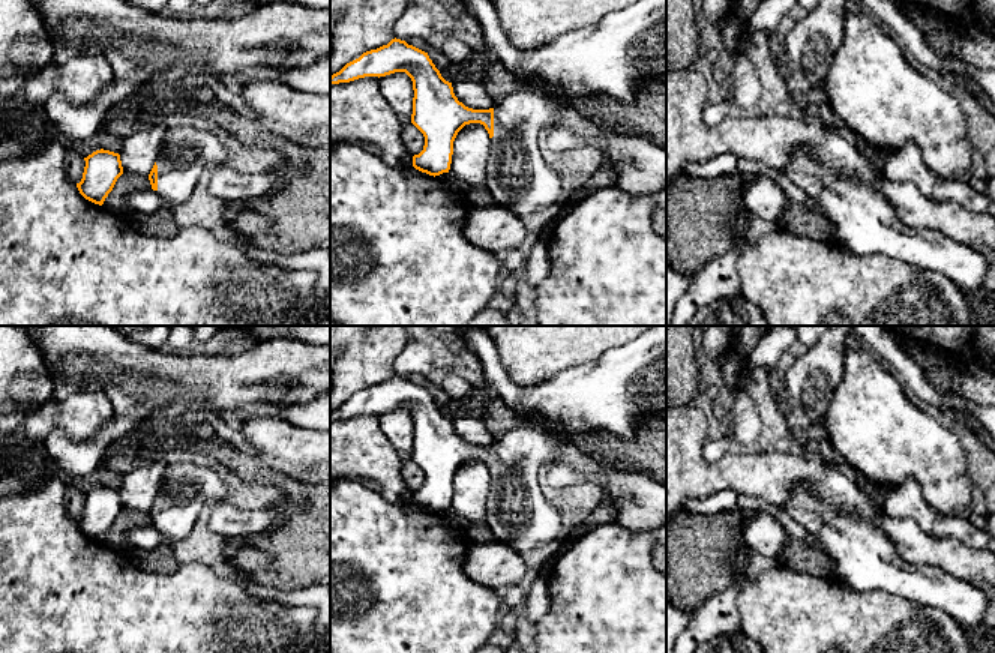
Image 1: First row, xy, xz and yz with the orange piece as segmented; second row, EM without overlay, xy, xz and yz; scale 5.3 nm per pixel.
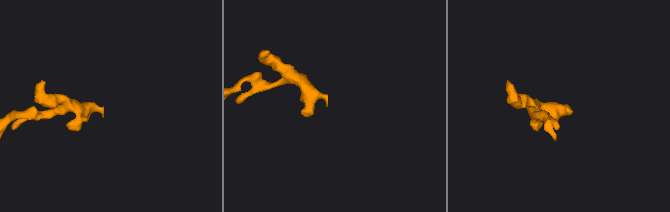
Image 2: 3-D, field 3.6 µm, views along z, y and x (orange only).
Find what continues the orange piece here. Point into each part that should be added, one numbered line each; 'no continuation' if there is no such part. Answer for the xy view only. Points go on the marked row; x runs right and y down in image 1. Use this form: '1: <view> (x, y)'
1: xy (183, 153)

